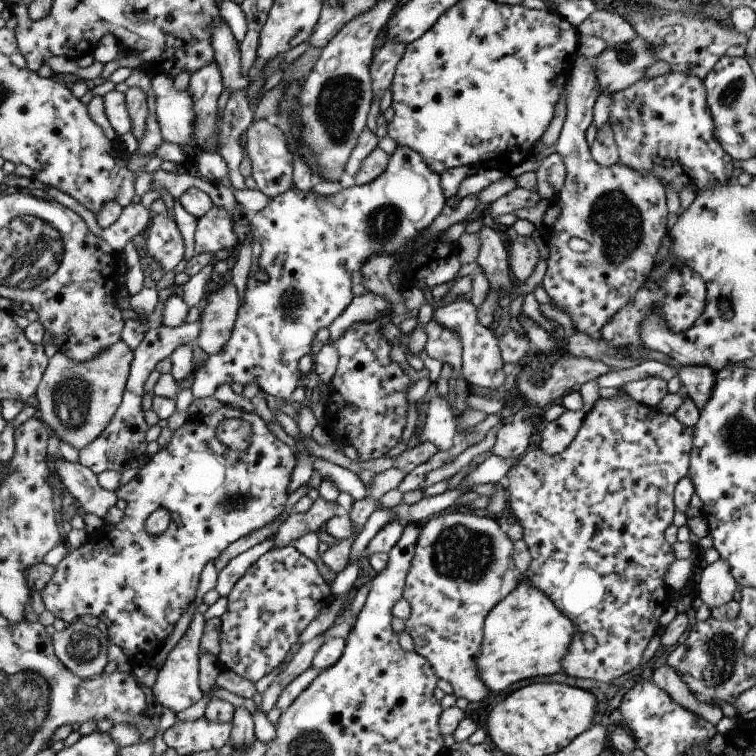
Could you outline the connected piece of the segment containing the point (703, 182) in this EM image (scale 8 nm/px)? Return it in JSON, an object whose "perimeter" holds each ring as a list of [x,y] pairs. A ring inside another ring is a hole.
{"perimeter":[[[669,71],[663,76],[657,78],[640,79],[628,88],[611,94],[611,110],[609,110],[609,118],[606,122],[611,130],[614,144],[618,155],[618,164],[626,166],[627,169],[634,171],[636,174],[650,175],[654,177],[664,188],[673,188],[675,193],[679,193],[682,189],[688,189],[691,193],[697,194],[703,190],[712,188],[713,186],[725,185],[728,182],[734,181],[731,177],[733,172],[732,159],[721,149],[721,146],[714,138],[714,123],[711,114],[708,112],[706,104],[706,93],[701,79],[692,75],[685,75],[676,71]]]}

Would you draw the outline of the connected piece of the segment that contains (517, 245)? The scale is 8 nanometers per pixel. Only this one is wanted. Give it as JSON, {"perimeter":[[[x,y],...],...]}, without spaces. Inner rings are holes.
{"perimeter":[[[518,235],[516,240],[509,243],[510,266],[516,283],[523,283],[535,270],[539,262],[539,248],[533,238]]]}

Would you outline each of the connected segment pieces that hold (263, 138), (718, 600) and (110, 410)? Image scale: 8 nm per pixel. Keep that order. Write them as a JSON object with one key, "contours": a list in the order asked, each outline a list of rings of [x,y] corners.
{"contours":[[[[272,118],[255,120],[245,136],[245,150],[251,162],[251,176],[256,180],[258,189],[270,198],[275,198],[293,187],[293,152],[289,148],[287,134],[275,124]]],[[[721,558],[705,566],[699,576],[699,595],[695,603],[703,603],[709,609],[732,600],[737,584],[731,575],[729,564]]],[[[121,340],[91,361],[73,360],[61,351],[50,358],[34,403],[38,415],[62,442],[80,451],[103,434],[123,403],[134,352]]]]}

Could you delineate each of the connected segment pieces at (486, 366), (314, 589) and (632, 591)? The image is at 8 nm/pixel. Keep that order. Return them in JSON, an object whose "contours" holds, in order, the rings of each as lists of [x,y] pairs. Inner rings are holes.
{"contours":[[[[457,300],[445,307],[439,307],[433,314],[441,326],[459,335],[464,354],[464,376],[469,386],[484,387],[491,391],[503,389],[507,374],[503,372],[504,361],[501,357],[500,340],[490,327],[485,328],[478,319],[478,308],[469,300]]],[[[287,545],[271,549],[253,564],[227,600],[227,610],[220,616],[218,657],[222,667],[255,683],[286,660],[301,632],[333,602],[334,594],[315,561]]],[[[622,388],[611,398],[599,398],[593,408],[588,412],[585,423],[573,443],[567,450],[551,456],[538,446],[529,451],[525,456],[511,467],[505,478],[507,491],[509,492],[510,508],[517,522],[524,529],[524,542],[528,545],[532,561],[520,576],[520,582],[526,579],[554,600],[558,610],[565,613],[577,626],[577,634],[570,647],[570,652],[563,660],[563,671],[570,677],[588,678],[595,681],[607,683],[615,680],[631,670],[635,670],[641,664],[641,654],[649,642],[649,638],[655,634],[657,618],[672,605],[672,589],[664,582],[665,574],[669,566],[676,560],[673,556],[671,546],[663,538],[665,530],[672,524],[672,517],[676,509],[673,505],[673,492],[675,484],[686,477],[688,472],[688,461],[691,451],[692,430],[680,424],[672,414],[659,412],[657,408],[650,408],[631,400],[622,392]]]]}

